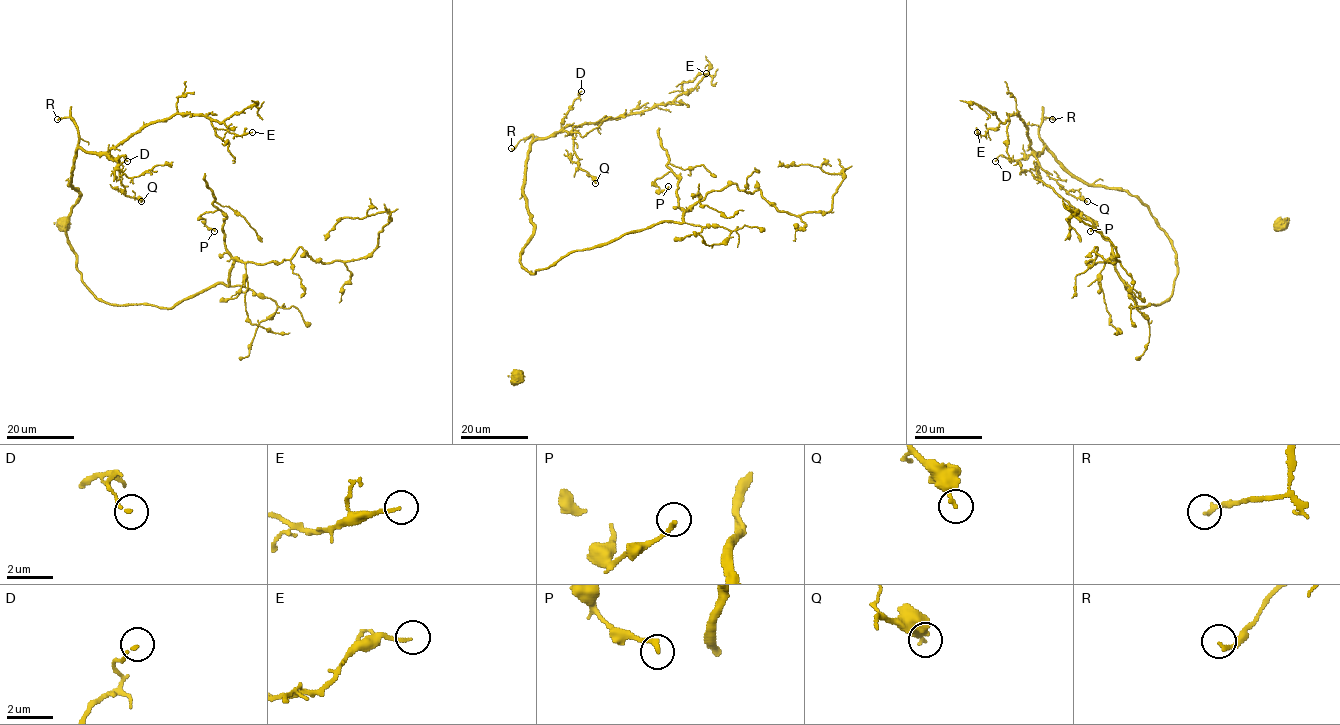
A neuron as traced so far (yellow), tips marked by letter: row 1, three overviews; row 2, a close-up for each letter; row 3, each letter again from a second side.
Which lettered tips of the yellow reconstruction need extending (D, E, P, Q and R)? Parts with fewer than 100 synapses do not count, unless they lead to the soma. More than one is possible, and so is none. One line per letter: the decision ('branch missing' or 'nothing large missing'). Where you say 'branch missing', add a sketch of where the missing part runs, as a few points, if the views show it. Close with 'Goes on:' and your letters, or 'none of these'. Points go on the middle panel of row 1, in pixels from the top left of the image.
D: nothing large missing
E: nothing large missing
P: nothing large missing
Q: nothing large missing
R: nothing large missing
Goes on: none of these

